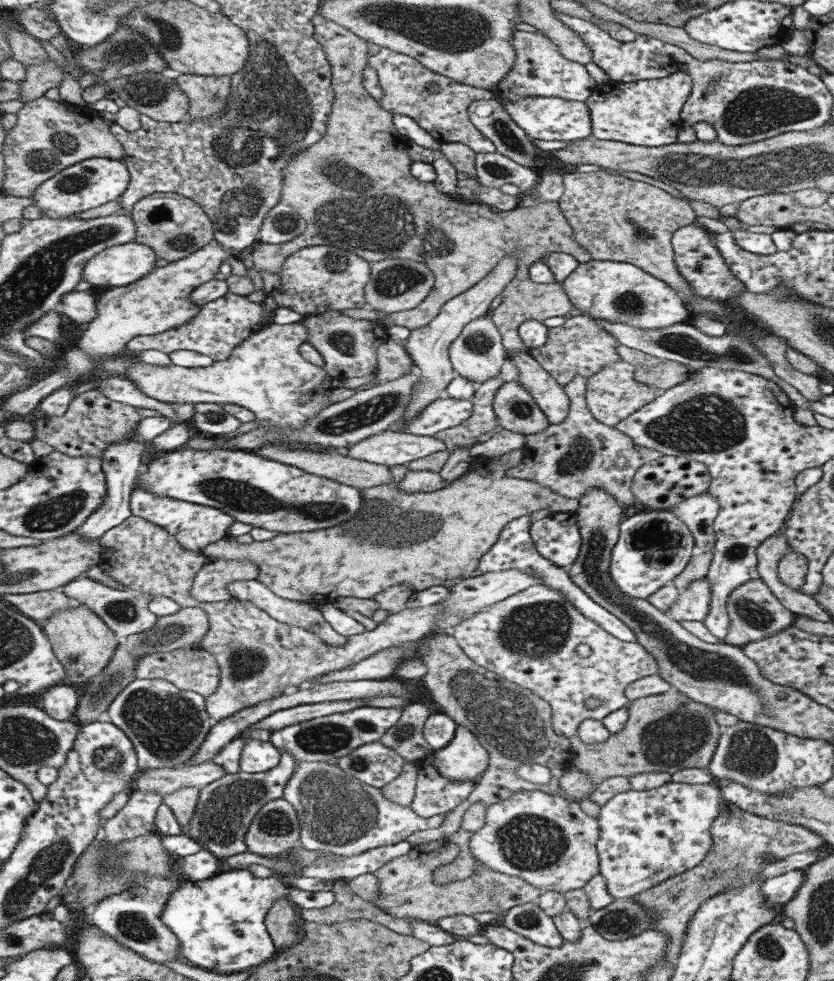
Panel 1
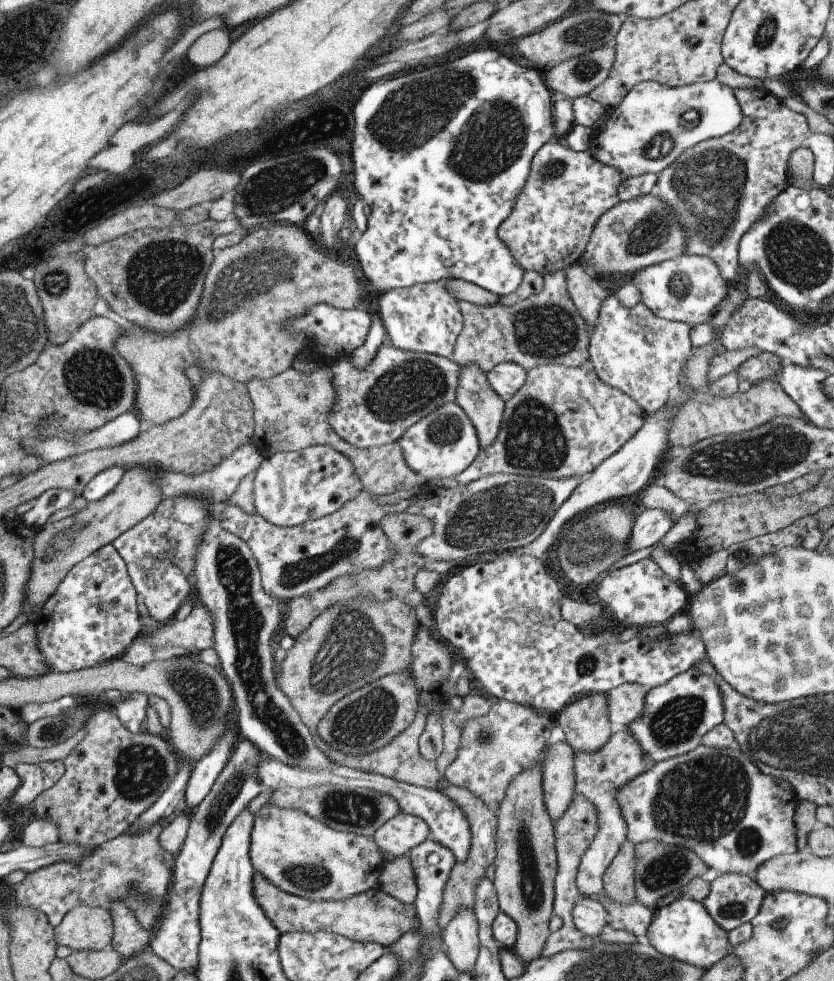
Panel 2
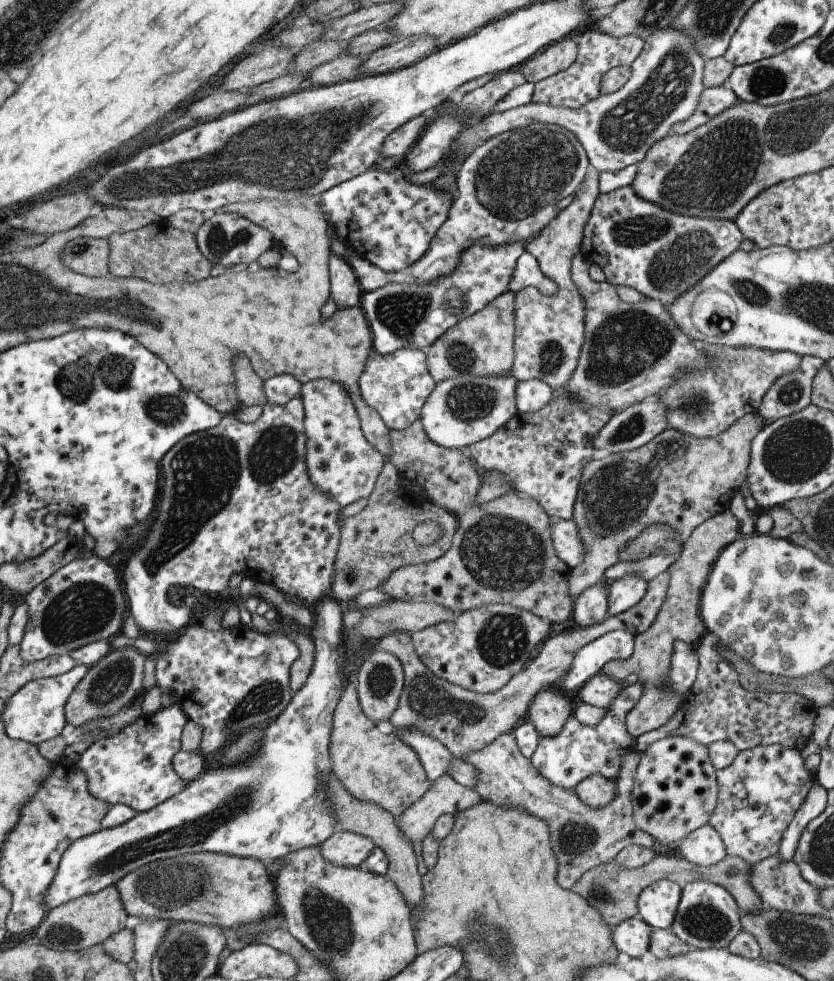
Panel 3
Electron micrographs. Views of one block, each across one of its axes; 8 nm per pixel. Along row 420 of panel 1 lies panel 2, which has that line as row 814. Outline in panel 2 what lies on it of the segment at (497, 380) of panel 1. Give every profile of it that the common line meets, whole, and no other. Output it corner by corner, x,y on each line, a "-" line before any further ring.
454,785
446,786
440,790
442,794
448,795
465,813
471,830
471,847
465,861
456,861
448,875
443,888
442,902
439,906
436,924
443,931
445,926
457,915
459,909
475,908
475,892
479,879
486,874
486,868
495,864
496,839
497,839
497,815
490,810
478,797
468,790

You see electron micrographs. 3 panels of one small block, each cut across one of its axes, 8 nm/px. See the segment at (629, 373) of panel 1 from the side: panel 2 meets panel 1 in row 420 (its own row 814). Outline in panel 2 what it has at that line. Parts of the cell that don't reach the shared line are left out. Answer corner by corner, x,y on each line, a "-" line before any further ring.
615,728
608,742
596,753
582,753
575,751
575,794
584,795
590,802
594,803
599,814
599,829
583,854
576,877
576,884
582,897
598,898
603,894
603,876
608,866
618,854
622,843
627,840
626,821
622,816
619,804
615,796
617,790
621,789
629,780
637,777
653,765
650,758
627,732
626,728

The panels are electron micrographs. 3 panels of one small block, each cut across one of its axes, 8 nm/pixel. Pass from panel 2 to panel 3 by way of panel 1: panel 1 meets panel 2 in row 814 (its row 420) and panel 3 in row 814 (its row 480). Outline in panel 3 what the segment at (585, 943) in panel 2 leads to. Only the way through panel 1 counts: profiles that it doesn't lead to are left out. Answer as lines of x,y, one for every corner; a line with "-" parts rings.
512,732
502,734
492,744
466,754
464,761
472,764
478,772
478,786
474,791
483,800
498,806
514,806
518,810
526,810
528,814
548,824
550,846
558,862
556,878
562,888
570,890
582,874
600,864
611,862
624,848
630,845
653,848
655,839
640,830
633,818
632,788
640,758
642,753
639,751
628,752
624,756
620,766
622,770
614,780
616,796
604,808
587,806
576,796
574,790
548,782
532,766
532,762
521,754

